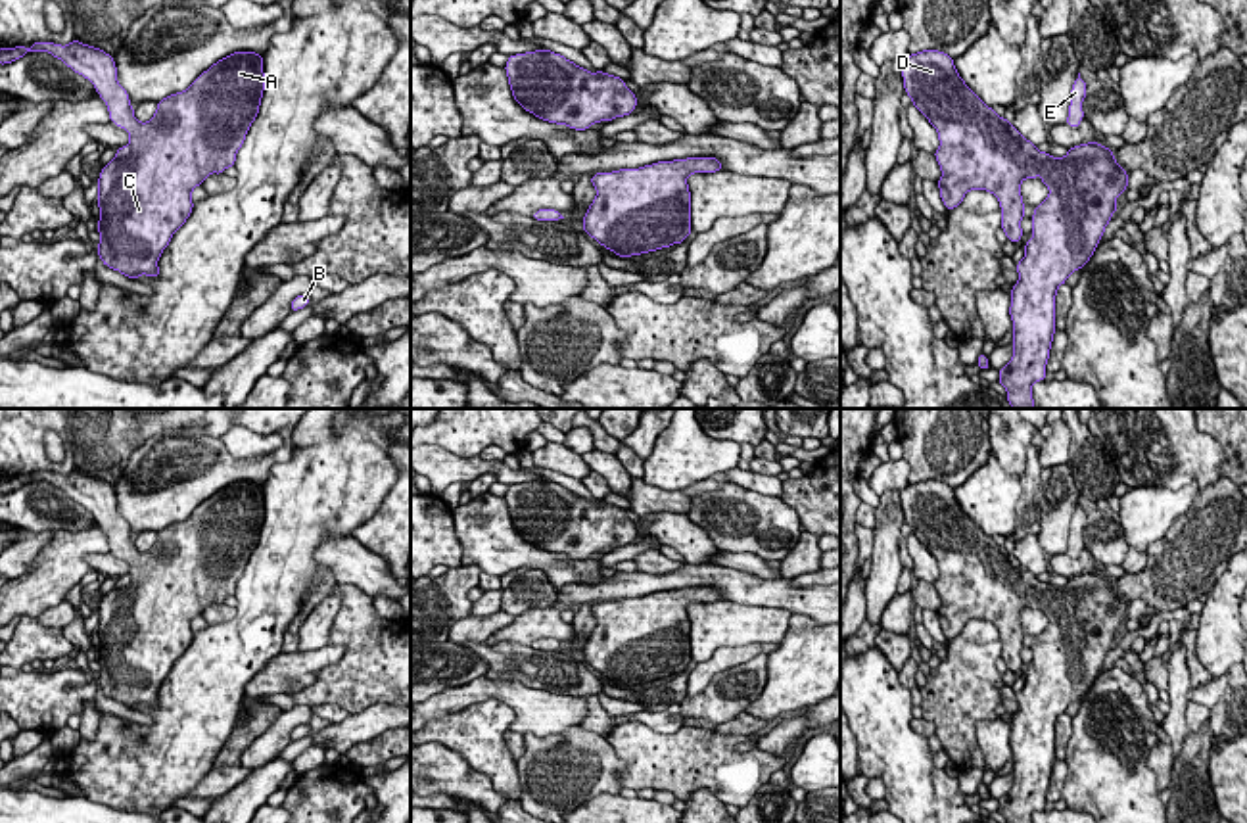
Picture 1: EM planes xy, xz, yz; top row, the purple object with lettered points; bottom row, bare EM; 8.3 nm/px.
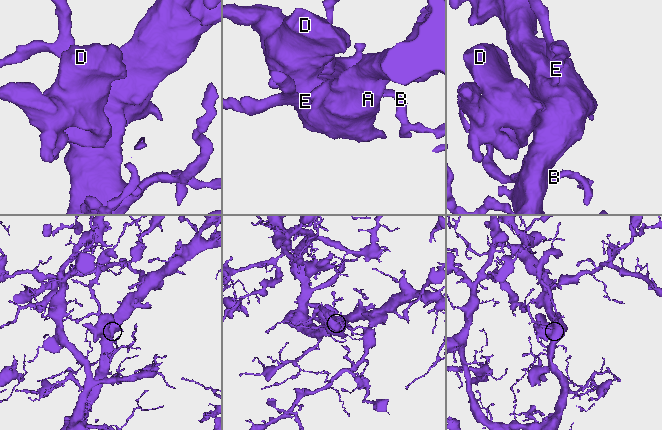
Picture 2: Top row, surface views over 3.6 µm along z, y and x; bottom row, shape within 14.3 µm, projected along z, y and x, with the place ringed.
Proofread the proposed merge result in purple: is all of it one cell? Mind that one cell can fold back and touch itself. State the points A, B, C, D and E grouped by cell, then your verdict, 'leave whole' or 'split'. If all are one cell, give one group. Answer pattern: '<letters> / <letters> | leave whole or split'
A B C D E | leave whole

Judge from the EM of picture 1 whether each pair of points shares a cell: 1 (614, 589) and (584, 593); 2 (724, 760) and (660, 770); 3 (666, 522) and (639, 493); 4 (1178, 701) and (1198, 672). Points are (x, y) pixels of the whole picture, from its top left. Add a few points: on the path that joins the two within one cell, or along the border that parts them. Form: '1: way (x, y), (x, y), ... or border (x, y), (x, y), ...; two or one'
1: way (607, 589), (591, 593); one
2: way (708, 760), (676, 762); one
3: border (685, 513), (649, 513), (645, 517); two
4: border (1178, 641), (1186, 653), (1190, 685); two

